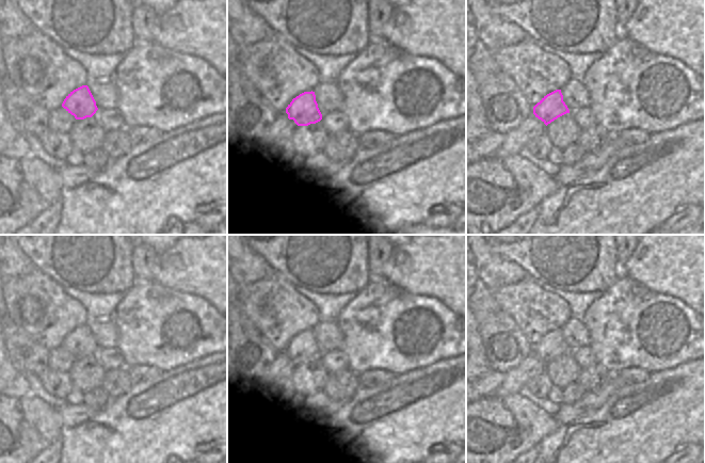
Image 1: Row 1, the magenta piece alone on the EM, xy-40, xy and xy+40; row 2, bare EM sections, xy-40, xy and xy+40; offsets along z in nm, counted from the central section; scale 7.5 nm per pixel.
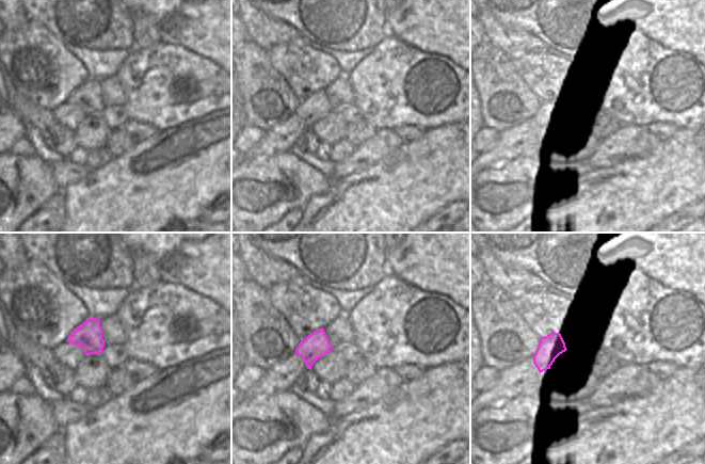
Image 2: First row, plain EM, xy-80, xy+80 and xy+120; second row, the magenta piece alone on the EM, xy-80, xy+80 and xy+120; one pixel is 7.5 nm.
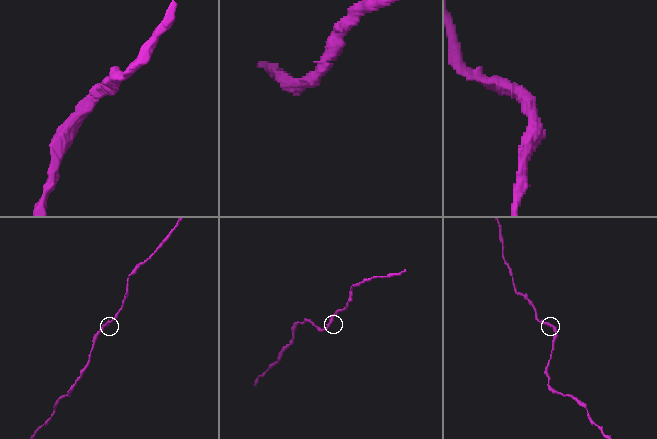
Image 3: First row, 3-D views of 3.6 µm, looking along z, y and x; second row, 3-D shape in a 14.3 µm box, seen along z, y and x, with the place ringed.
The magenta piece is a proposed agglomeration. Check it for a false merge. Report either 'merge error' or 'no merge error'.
no merge error

